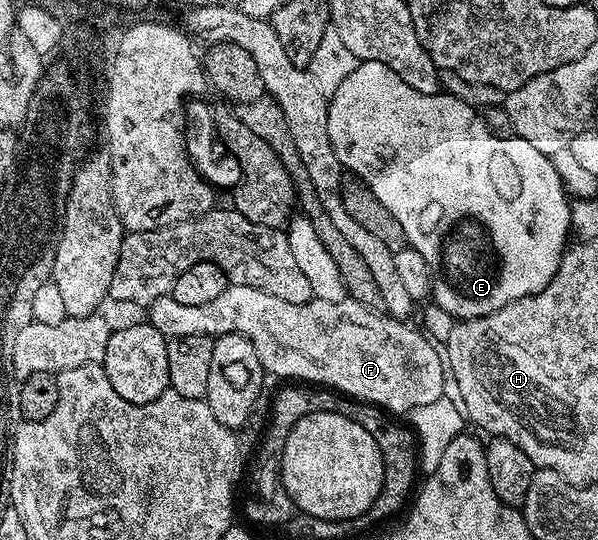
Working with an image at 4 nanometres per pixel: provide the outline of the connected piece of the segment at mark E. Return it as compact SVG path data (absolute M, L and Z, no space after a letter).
M375 60L359 62L356 70L352 70L352 74L348 74L344 82L340 82L340 90L336 90L336 94L329 97L328 138L332 138L332 150L336 150L336 158L343 169L349 175L357 176L359 180L364 181L368 190L372 190L372 194L376 194L376 198L380 198L380 203L390 211L392 218L400 222L407 245L414 248L430 267L432 300L438 303L440 311L454 316L455 321L471 320L492 314L508 306L508 302L516 302L520 298L528 298L544 290L544 286L552 282L572 236L570 230L572 200L566 195L566 188L560 182L560 174L556 174L550 157L536 150L532 142L524 142L524 138L513 134L509 136L492 134L488 130L483 113L477 108L468 106L468 102L455 96L447 96L441 90L436 94L420 94L420 90L412 90L412 86L408 86L408 82L404 82L404 78L396 74L396 70L388 70L384 62Z

